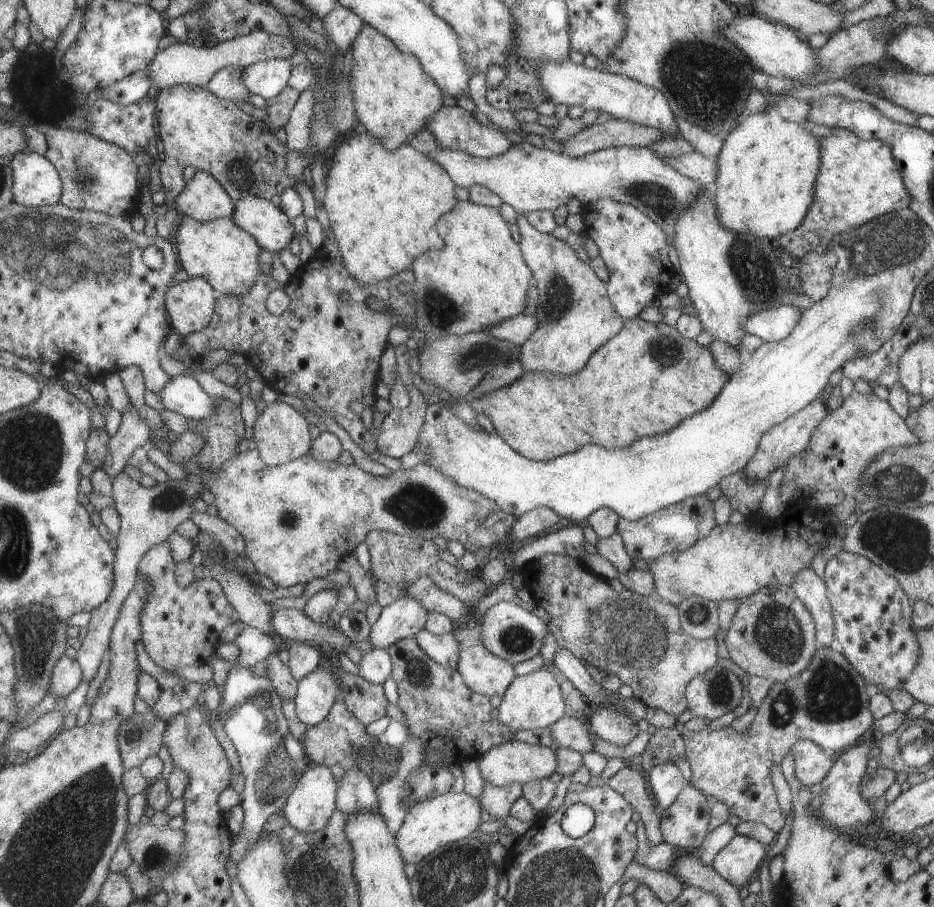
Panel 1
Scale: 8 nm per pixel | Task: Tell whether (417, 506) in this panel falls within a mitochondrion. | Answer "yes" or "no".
yes

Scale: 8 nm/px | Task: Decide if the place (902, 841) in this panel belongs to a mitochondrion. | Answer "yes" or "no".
no

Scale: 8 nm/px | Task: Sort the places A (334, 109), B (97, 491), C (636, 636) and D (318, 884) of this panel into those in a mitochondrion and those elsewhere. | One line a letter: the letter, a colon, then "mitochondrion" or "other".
A: mitochondrion
B: other
C: mitochondrion
D: mitochondrion

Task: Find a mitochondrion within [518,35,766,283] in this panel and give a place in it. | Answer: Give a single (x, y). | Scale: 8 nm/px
(707, 81)

